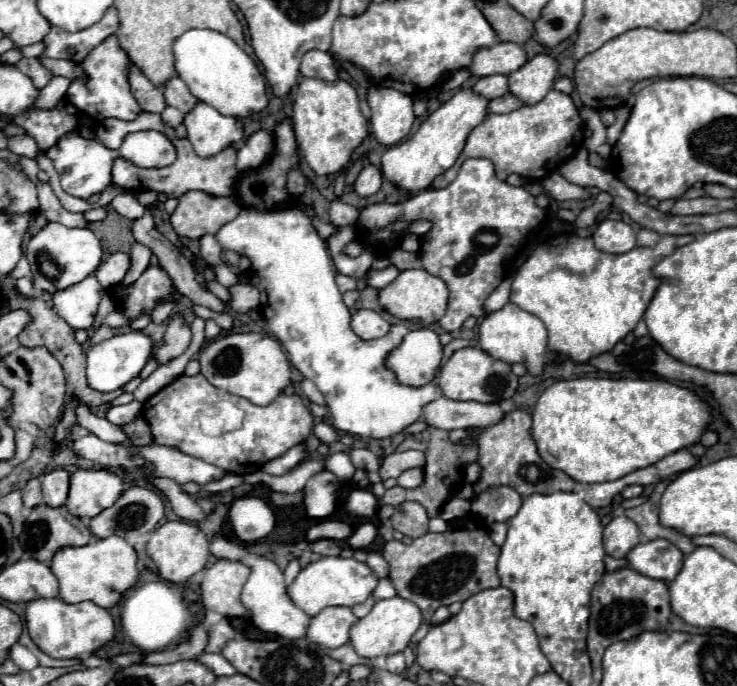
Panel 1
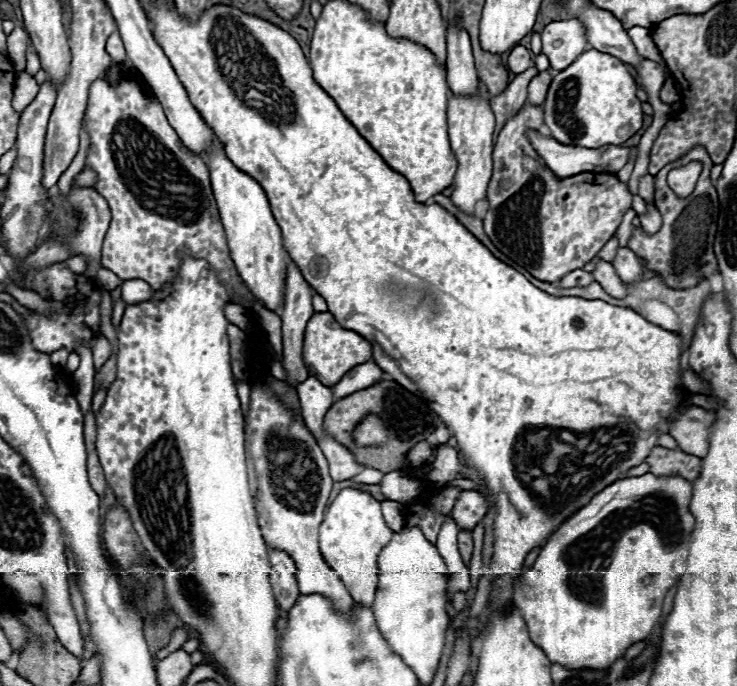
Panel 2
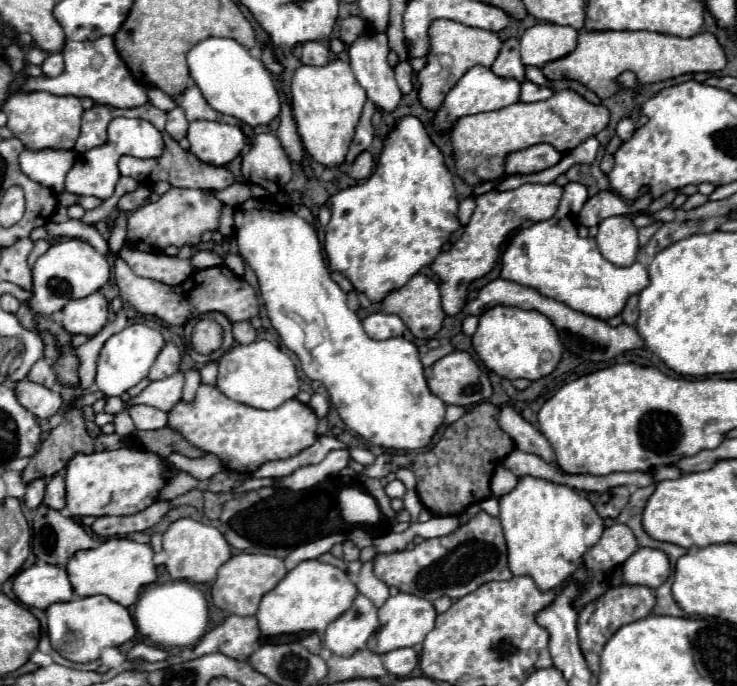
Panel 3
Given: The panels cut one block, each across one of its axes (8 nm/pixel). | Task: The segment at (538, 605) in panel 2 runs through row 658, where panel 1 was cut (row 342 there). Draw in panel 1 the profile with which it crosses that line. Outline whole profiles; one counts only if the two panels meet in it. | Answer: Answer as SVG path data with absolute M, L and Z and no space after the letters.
M566 232L540 244L530 254L512 280L510 302L536 314L546 324L552 356L562 354L582 364L600 352L608 352L636 328L660 284L652 274L658 260L652 248L608 254L600 252L590 238Z

